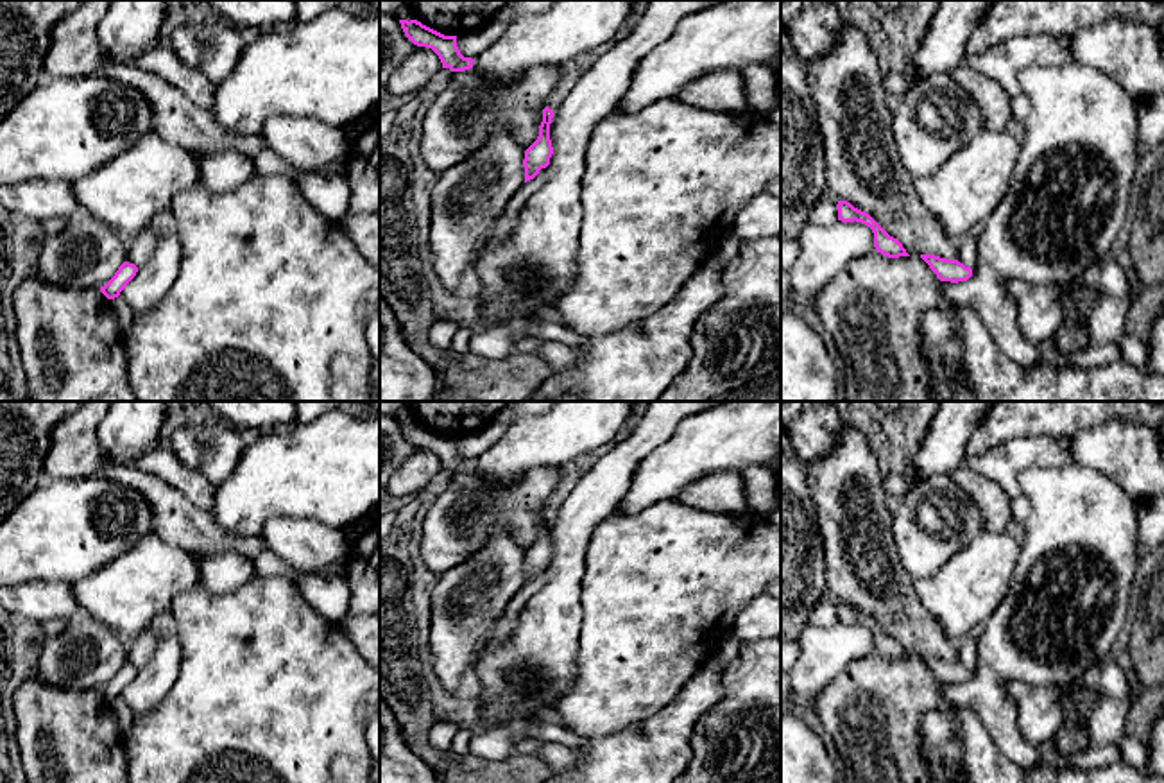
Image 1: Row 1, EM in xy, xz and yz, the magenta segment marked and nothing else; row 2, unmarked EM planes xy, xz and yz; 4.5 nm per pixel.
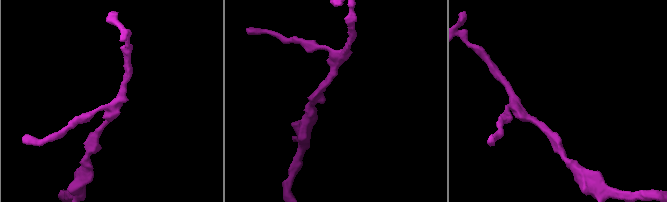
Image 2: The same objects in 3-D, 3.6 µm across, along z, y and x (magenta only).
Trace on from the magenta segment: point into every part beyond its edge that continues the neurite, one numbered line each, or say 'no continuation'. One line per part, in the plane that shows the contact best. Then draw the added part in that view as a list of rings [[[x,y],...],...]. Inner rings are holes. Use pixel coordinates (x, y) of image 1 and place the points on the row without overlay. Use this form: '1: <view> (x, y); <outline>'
no continuation

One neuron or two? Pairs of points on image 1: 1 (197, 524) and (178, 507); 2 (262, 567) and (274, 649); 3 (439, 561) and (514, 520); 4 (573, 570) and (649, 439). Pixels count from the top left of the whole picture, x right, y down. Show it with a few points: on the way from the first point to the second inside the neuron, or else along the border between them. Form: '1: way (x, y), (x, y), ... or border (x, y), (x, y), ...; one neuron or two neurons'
1: way (192, 522), (183, 513); one neuron
2: border (256, 574), (287, 576), (292, 581); two neurons
3: way (457, 543), (480, 520), (496, 520); one neuron
4: way (573, 538), (575, 518), (616, 470); one neuron

